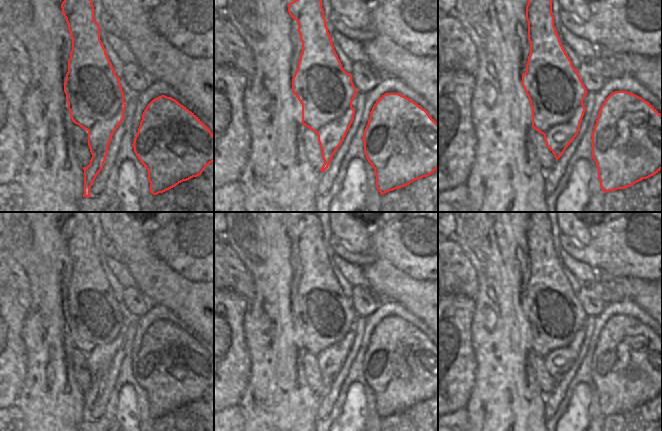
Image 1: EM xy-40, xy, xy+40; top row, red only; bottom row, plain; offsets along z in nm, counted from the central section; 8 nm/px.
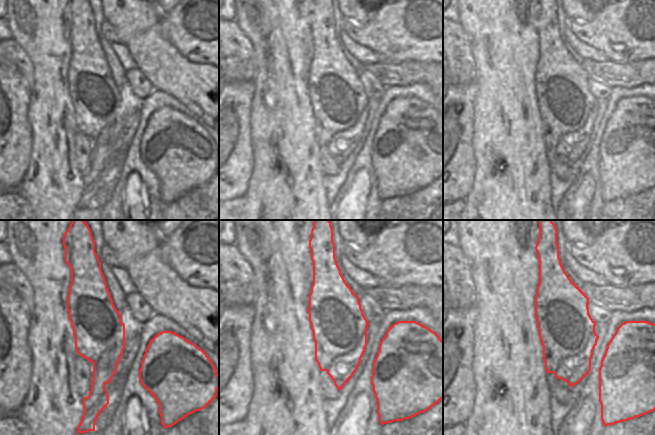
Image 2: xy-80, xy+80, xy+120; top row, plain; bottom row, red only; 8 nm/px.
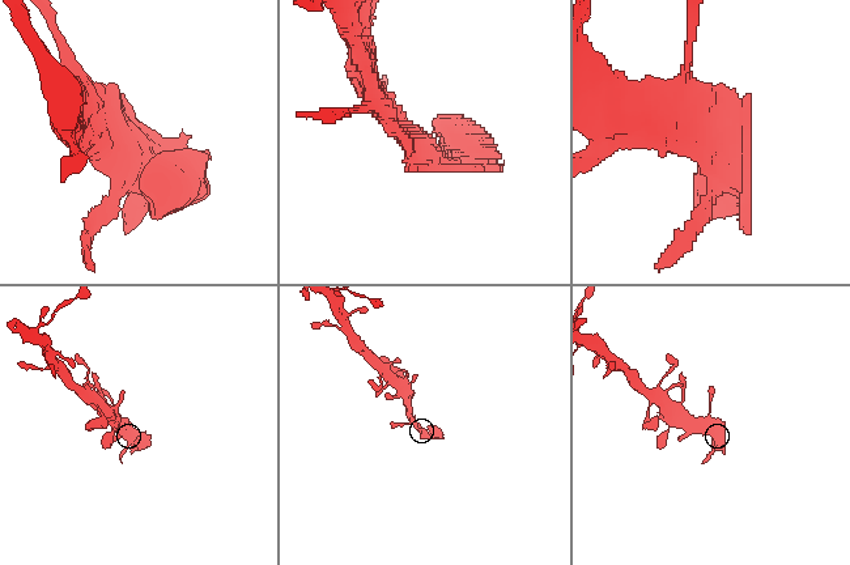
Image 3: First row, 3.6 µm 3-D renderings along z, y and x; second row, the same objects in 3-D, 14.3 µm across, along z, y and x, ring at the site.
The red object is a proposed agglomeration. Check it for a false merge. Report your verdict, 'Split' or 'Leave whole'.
Split

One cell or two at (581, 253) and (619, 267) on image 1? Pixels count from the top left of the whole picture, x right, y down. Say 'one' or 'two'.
one

